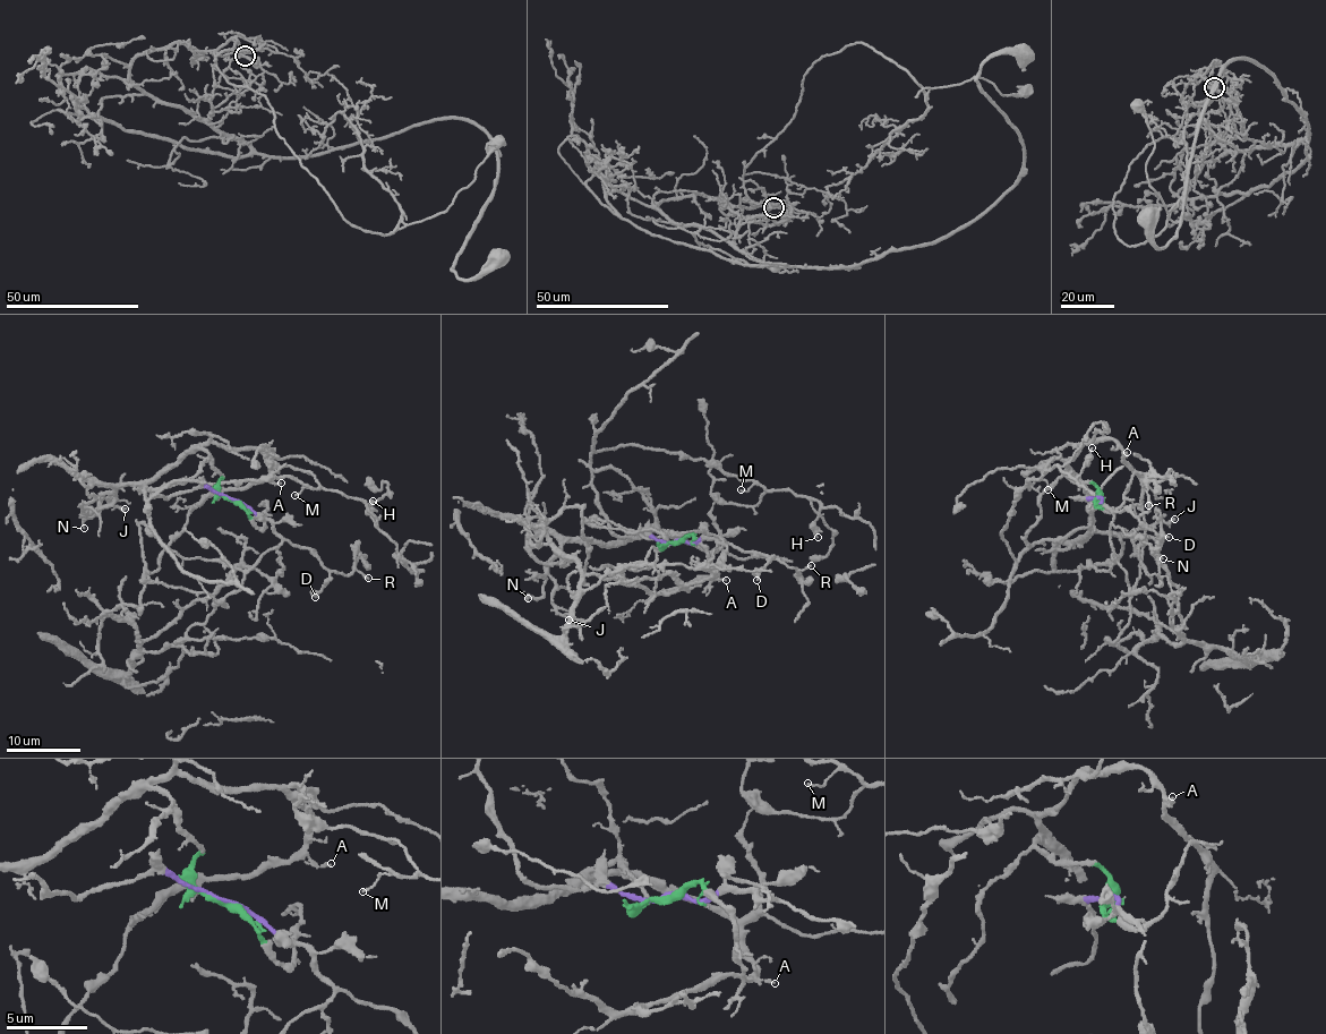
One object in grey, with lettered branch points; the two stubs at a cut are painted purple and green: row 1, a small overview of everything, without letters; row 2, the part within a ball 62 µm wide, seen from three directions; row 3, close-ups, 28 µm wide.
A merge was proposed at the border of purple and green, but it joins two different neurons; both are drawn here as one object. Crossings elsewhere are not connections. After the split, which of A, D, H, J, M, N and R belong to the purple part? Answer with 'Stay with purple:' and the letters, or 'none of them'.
Stay with purple: D, H, M, R

